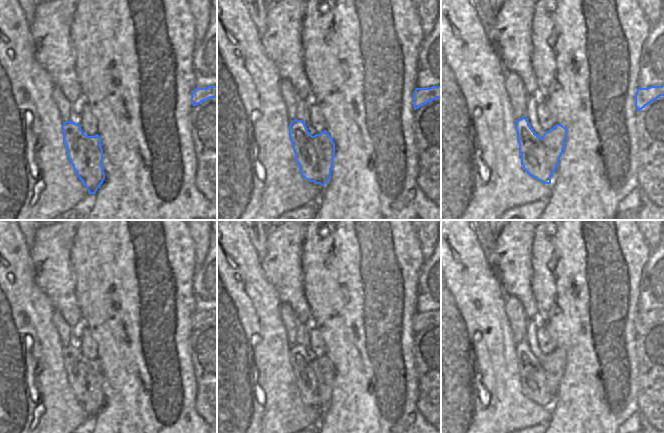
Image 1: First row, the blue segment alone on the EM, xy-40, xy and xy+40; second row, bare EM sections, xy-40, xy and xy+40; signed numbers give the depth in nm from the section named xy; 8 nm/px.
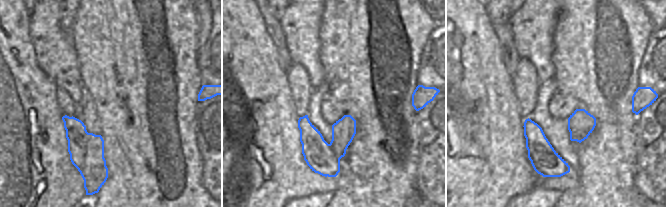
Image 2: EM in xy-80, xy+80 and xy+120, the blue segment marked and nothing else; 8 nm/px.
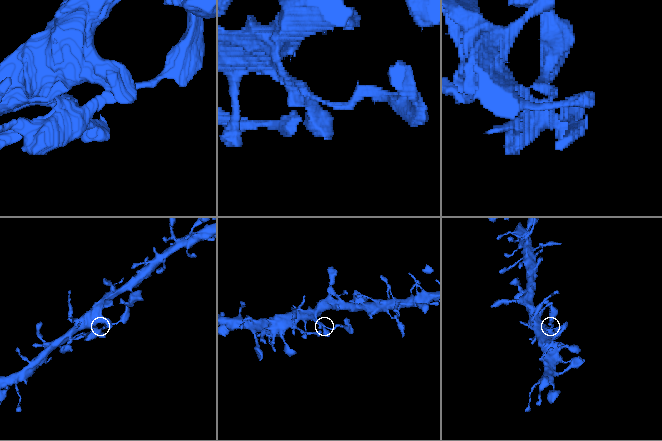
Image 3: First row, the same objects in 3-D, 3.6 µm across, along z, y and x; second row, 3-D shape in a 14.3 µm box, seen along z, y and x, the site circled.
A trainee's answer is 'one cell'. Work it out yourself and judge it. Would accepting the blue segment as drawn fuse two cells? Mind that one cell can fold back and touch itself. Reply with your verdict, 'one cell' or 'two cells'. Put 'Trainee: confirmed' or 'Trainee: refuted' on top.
Trainee: refuted
two cells

